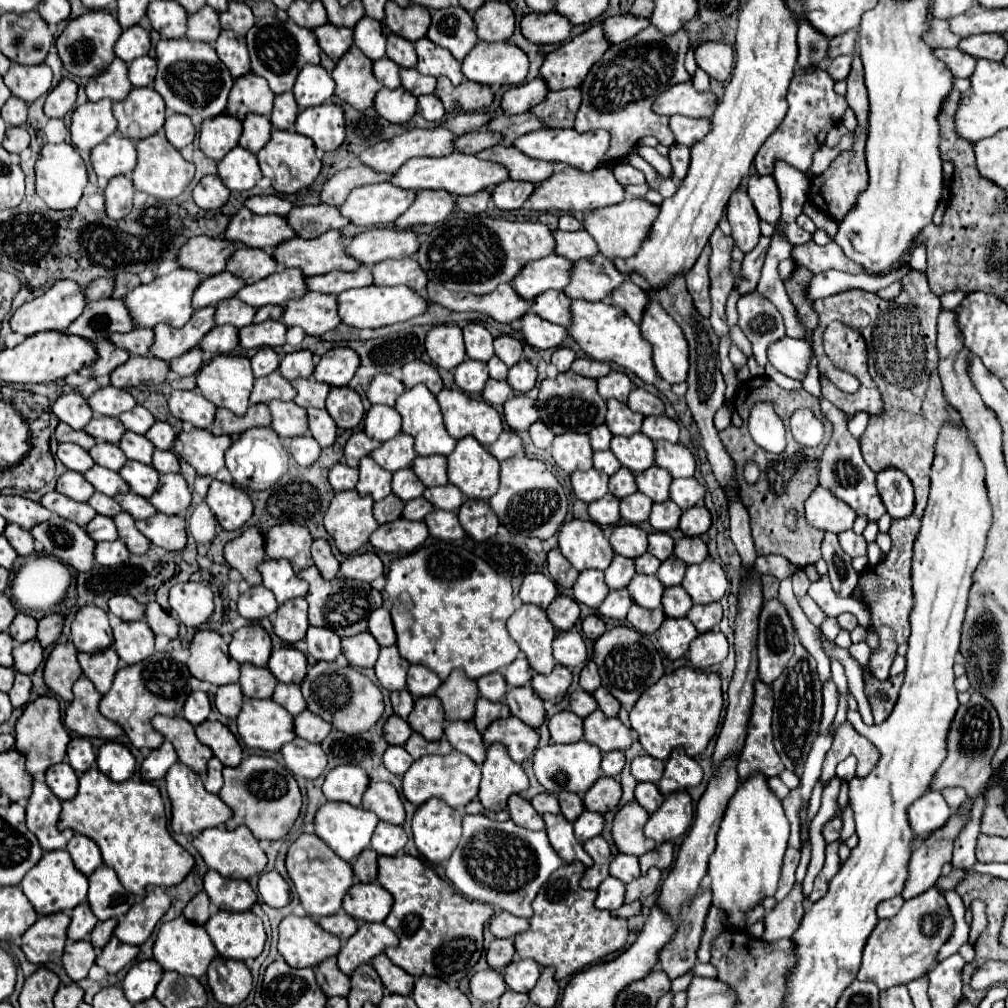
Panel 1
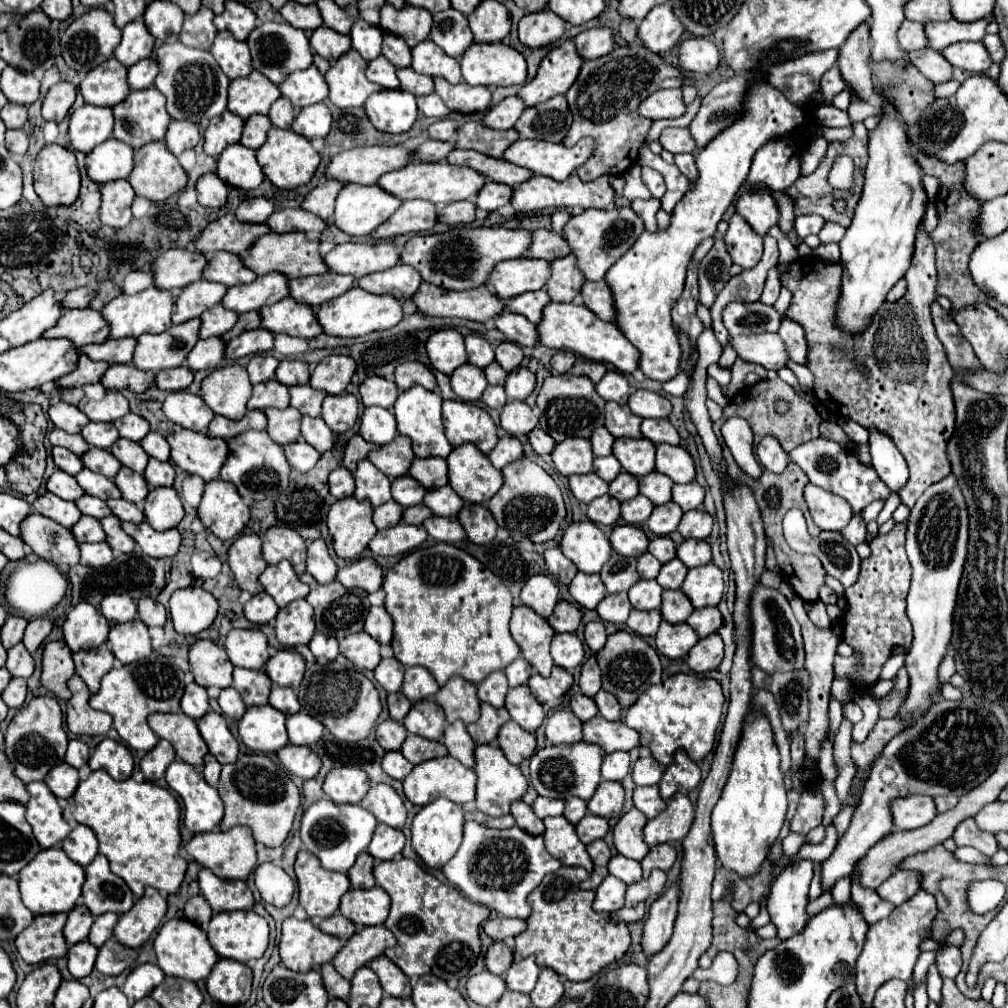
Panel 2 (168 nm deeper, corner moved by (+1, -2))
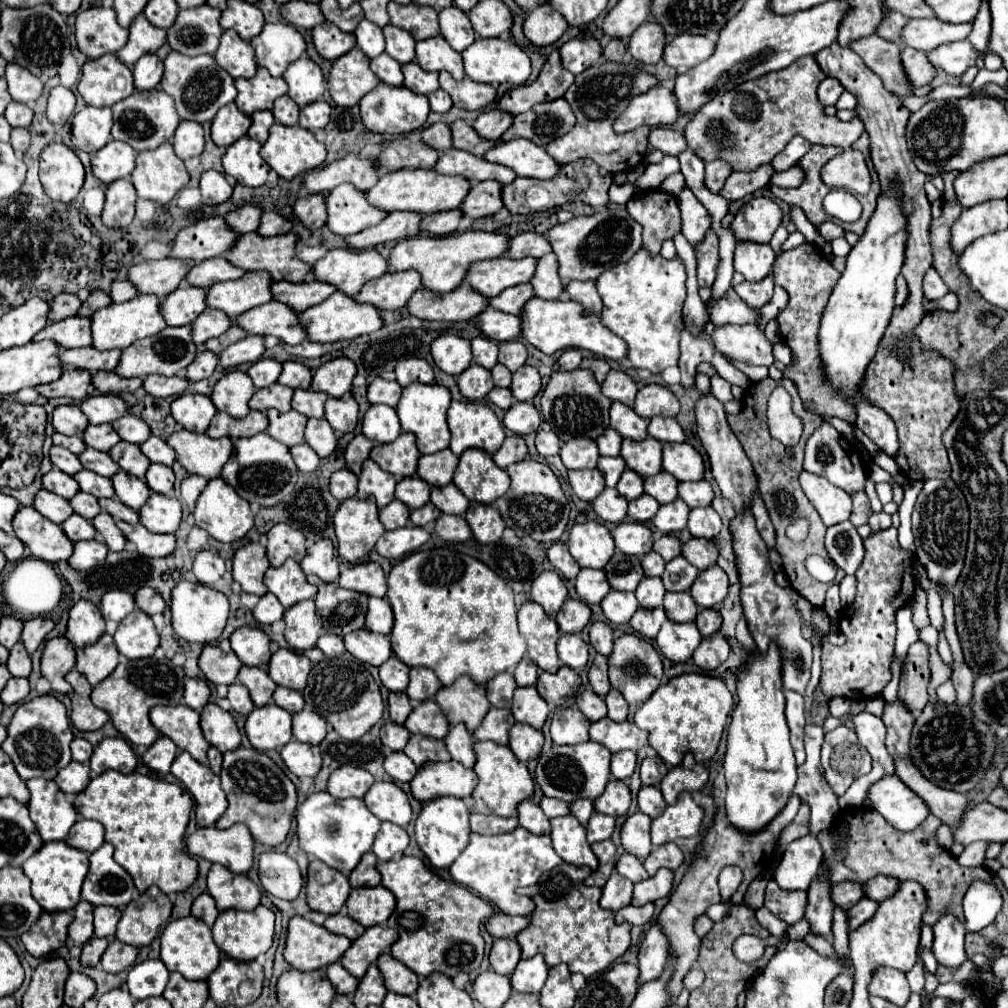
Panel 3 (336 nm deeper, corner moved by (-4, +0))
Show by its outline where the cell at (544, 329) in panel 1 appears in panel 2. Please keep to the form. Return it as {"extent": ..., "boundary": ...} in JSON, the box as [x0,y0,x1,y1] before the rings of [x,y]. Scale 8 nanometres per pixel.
{"extent":[494,311,538,347],"boundary":[[[502,311],[502,315],[494,317],[494,327],[506,335],[508,341],[518,343],[522,347],[534,347],[538,345],[538,333],[536,327],[526,321],[526,317],[518,317],[510,311]]]}

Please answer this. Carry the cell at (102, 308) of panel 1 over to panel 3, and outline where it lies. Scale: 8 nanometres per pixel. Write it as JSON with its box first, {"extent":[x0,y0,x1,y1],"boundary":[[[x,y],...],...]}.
{"extent":[35,317,91,349],"boundary":[[[65,317],[57,323],[49,323],[39,335],[35,335],[35,341],[51,339],[59,343],[65,349],[71,347],[89,347],[91,345],[91,319],[89,317]]]}

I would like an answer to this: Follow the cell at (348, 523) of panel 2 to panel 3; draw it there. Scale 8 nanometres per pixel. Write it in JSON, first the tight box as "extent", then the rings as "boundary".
{"extent":[335,497,385,563],"boundary":[[[351,497],[339,505],[335,513],[335,533],[341,559],[357,563],[375,547],[377,539],[385,533],[377,511],[373,497]]]}

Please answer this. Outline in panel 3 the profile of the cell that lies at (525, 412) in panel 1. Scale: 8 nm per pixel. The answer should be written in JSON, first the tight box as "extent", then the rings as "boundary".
{"extent":[503,403,541,435],"boundary":[[[515,403],[505,411],[503,425],[517,435],[527,435],[539,429],[541,415],[533,403]]]}

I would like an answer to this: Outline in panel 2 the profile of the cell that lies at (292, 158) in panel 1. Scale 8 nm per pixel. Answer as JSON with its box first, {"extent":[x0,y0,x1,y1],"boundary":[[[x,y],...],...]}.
{"extent":[256,127,320,189],"boundary":[[[272,127],[268,131],[268,139],[266,143],[256,151],[256,159],[264,171],[264,175],[280,189],[296,189],[304,183],[308,183],[320,163],[318,153],[314,151],[314,147],[310,145],[310,141],[298,133],[294,133],[292,129],[278,129]]]}

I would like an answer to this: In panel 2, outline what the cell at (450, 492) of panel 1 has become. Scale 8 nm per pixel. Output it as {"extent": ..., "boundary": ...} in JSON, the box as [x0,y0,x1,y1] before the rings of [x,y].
{"extent":[424,485,464,517],"boundary":[[[446,485],[446,487],[438,487],[438,489],[428,491],[424,497],[424,505],[428,505],[434,515],[454,517],[460,513],[464,501],[454,493],[454,489],[450,489],[450,485]]]}

